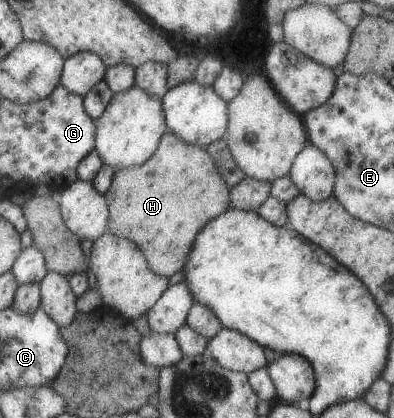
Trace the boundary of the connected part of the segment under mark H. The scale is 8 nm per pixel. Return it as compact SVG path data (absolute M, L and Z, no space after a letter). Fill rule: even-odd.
M165 132L161 135L155 152L143 164L114 172L111 186L104 194L108 208L108 232L133 242L143 253L149 270L168 278L182 270L186 254L201 226L209 218L215 218L229 209L229 195L227 185L204 148L187 144L173 133ZM183 180L185 184L205 184L199 186L195 194L189 194L189 204L185 208L185 230L183 212L177 210L177 192L183 190Z

